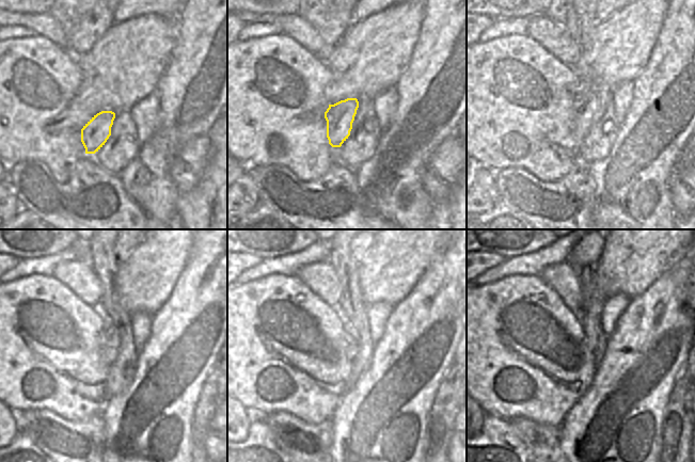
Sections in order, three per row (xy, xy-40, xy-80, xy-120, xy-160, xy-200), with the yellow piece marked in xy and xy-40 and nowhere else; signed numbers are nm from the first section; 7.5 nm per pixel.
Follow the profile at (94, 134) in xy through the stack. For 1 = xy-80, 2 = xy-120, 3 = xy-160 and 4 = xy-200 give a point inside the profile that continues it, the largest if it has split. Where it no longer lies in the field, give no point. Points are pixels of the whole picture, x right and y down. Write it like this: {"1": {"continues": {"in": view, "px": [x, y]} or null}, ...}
{"1": {"continues": {"in": "xy-80", "px": [586, 104]}}, "2": {"continues": {"in": "xy-120", "px": [109, 340]}}, "3": {"continues": {"in": "xy-160", "px": [351, 349]}}, "4": {"continues": {"in": "xy-200", "px": [591, 329]}}}

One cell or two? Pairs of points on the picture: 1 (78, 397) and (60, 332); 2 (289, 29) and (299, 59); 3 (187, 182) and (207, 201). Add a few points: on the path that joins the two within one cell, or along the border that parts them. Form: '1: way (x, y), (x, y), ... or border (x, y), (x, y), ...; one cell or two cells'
1: way (69, 381), (60, 369), (60, 348); one cell
2: border (282, 33), (291, 37), (313, 53); two cells
3: border (206, 165), (201, 178), (188, 191), (179, 192); two cells

